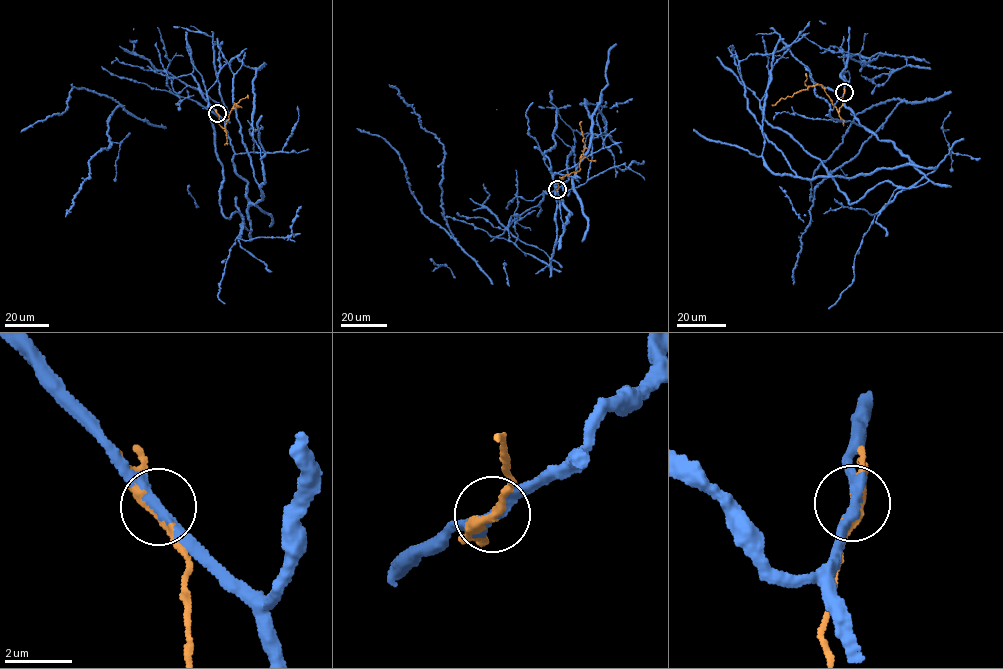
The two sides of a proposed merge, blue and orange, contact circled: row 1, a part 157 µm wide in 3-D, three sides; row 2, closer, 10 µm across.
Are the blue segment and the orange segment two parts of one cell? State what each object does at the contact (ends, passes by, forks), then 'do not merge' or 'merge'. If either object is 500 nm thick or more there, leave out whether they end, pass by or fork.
blue passes by; orange passes by; do not merge

